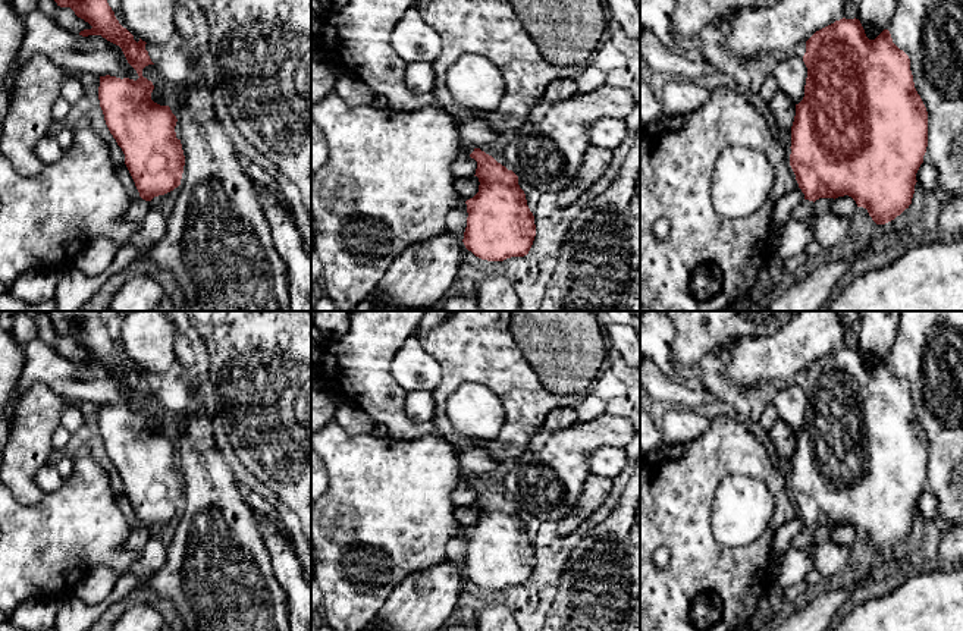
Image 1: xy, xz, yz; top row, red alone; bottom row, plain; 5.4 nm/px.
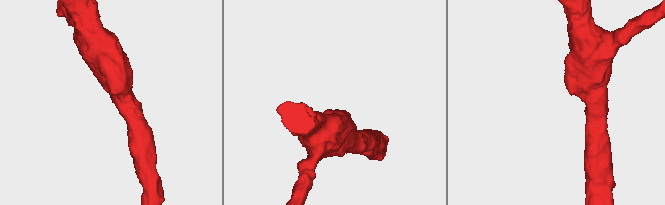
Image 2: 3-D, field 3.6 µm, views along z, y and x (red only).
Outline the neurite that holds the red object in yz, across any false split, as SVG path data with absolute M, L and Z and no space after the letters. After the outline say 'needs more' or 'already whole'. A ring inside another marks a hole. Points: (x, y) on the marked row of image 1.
M843 18L816 31L806 41L803 62L807 78L804 97L796 104L790 166L804 201L791 213L791 219L810 217L813 203L819 198L848 195L857 207L868 210L876 225L894 220L912 204L916 173L928 147L928 112L915 88L909 56L893 43L888 29L869 40L859 19Z | needs more

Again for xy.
M54 0L60 7L70 7L75 15L92 28L79 32L82 37L101 35L107 41L119 45L128 63L137 70L138 79L100 76L98 100L104 114L106 125L125 154L125 164L139 192L139 200L132 200L125 219L134 223L142 223L148 214L154 197L164 195L181 185L185 156L181 139L176 138L176 116L169 106L160 106L151 100L154 85L142 76L142 69L154 65L145 50L145 41L137 43L134 35L123 28L115 16L107 0Z | needs more

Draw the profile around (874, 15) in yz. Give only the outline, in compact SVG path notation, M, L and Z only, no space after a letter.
M859 0L857 16L869 40L875 40L893 18L898 0Z

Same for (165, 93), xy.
M156 65L145 66L142 69L142 76L151 81L154 85L151 100L160 106L169 106L172 113L179 120L181 104L186 94L186 85L183 82L167 82Z

